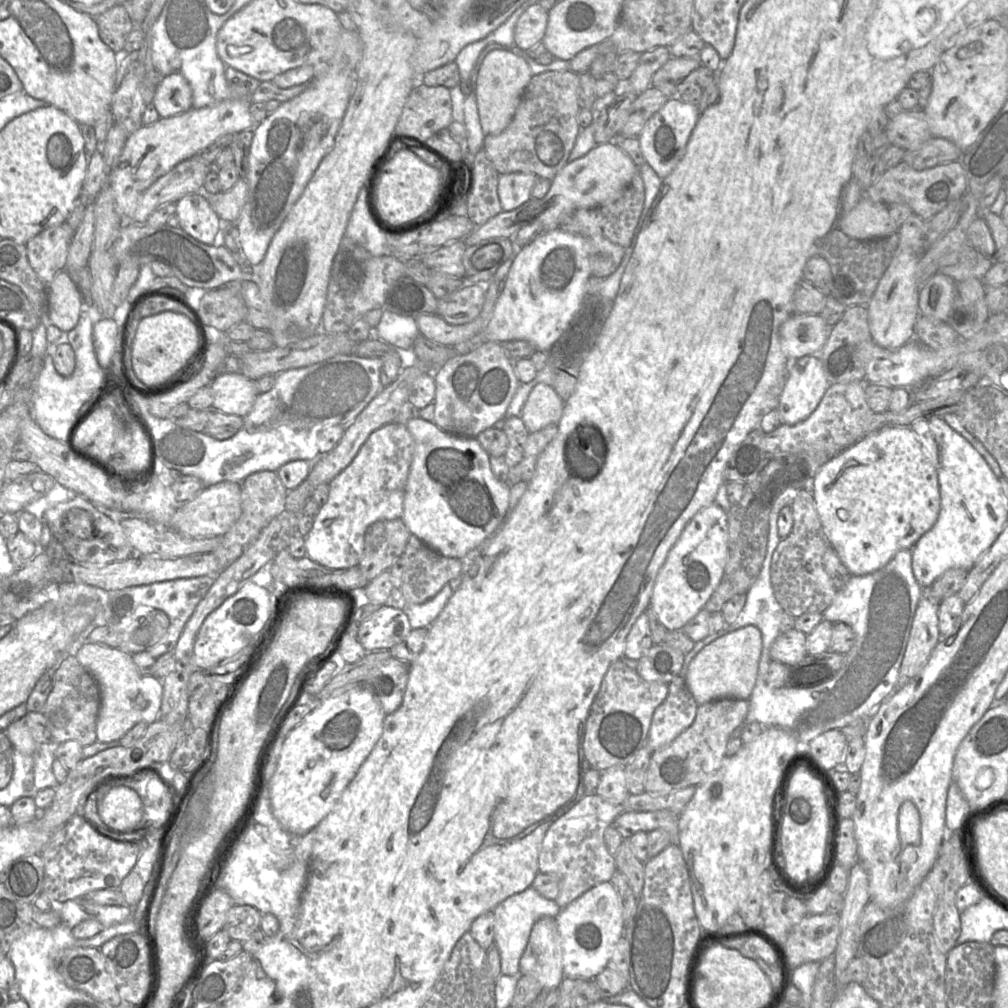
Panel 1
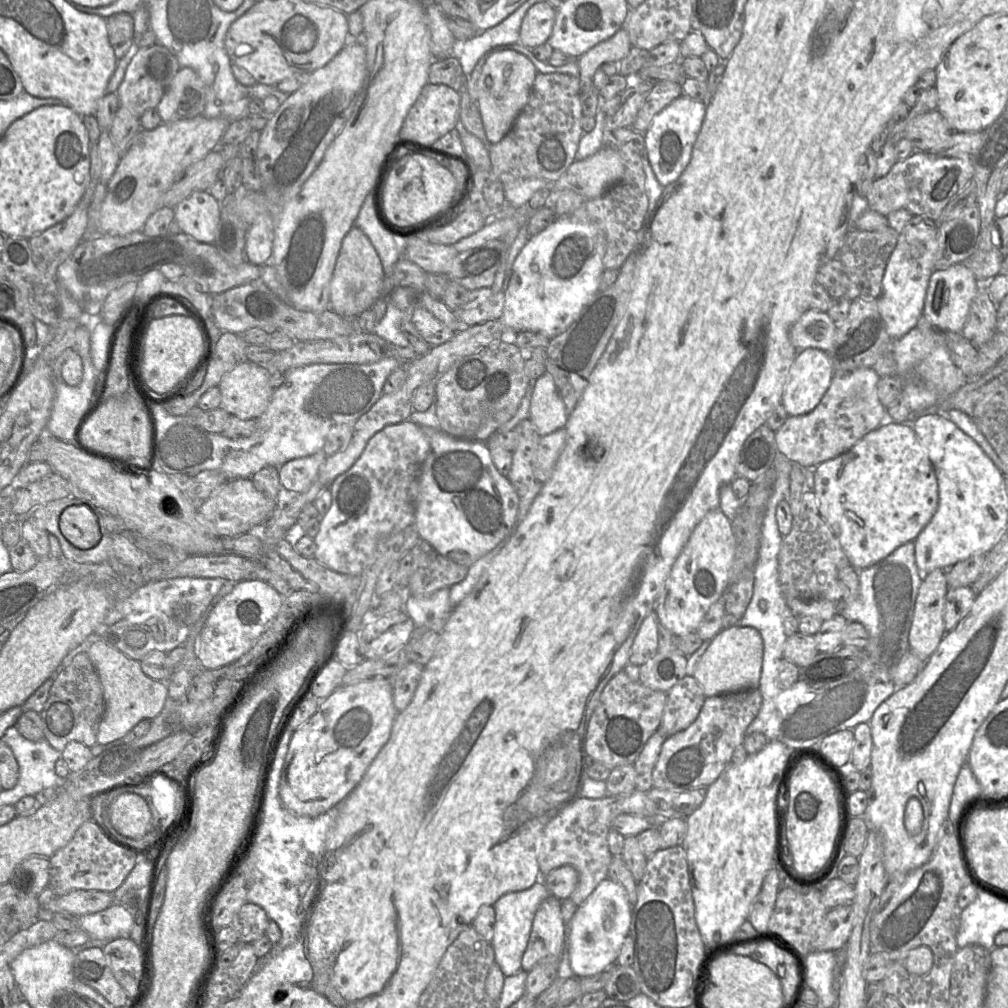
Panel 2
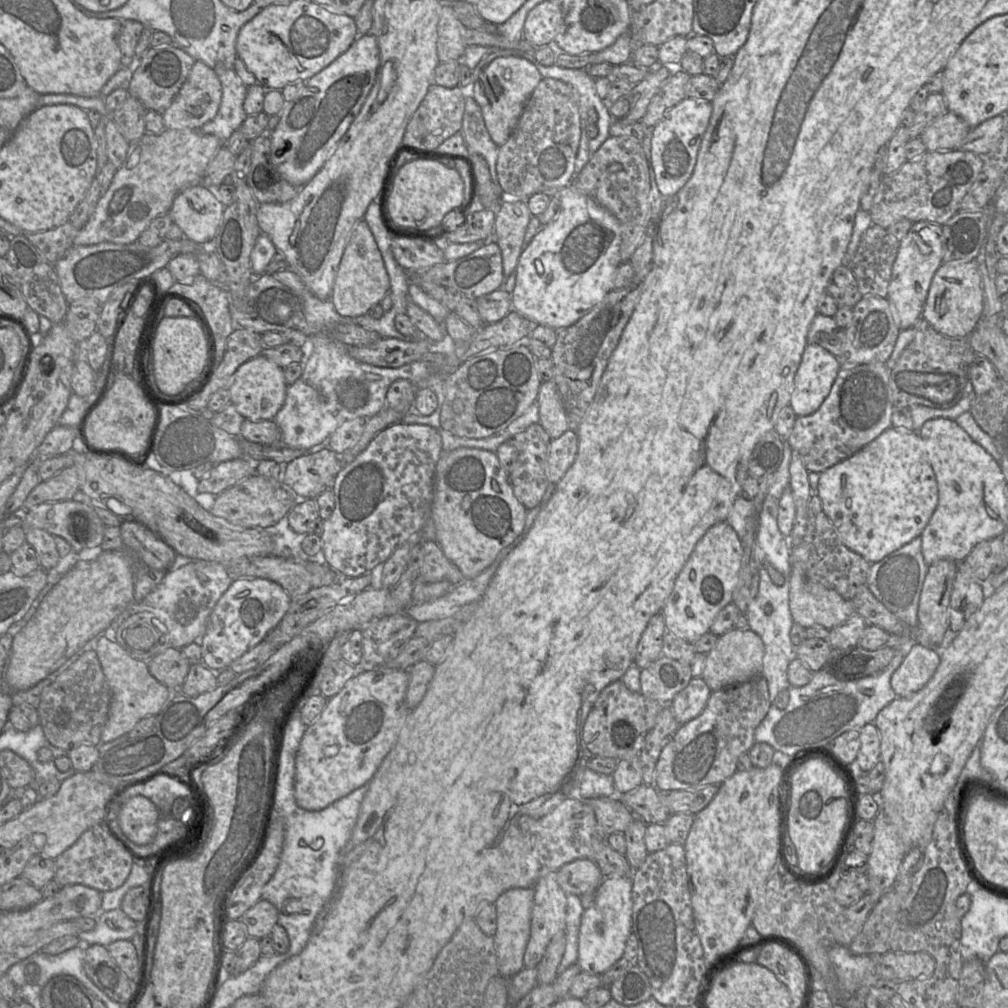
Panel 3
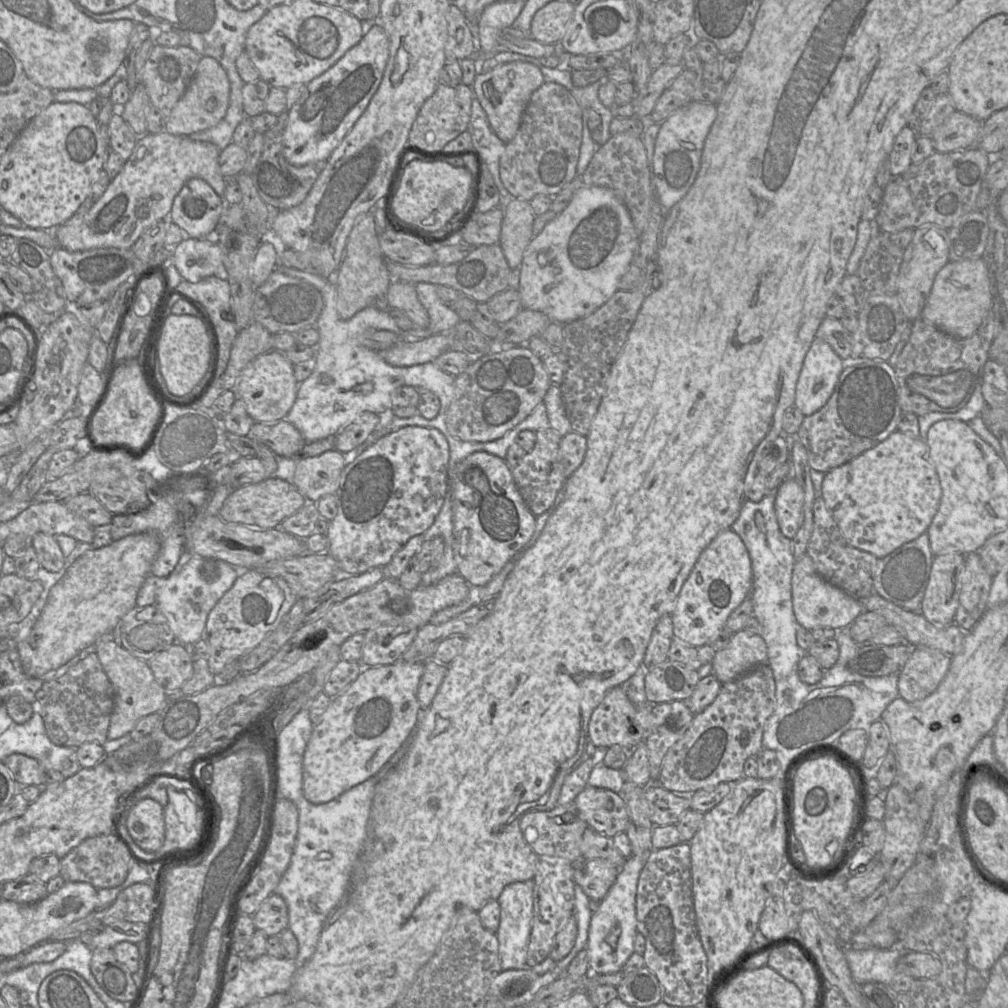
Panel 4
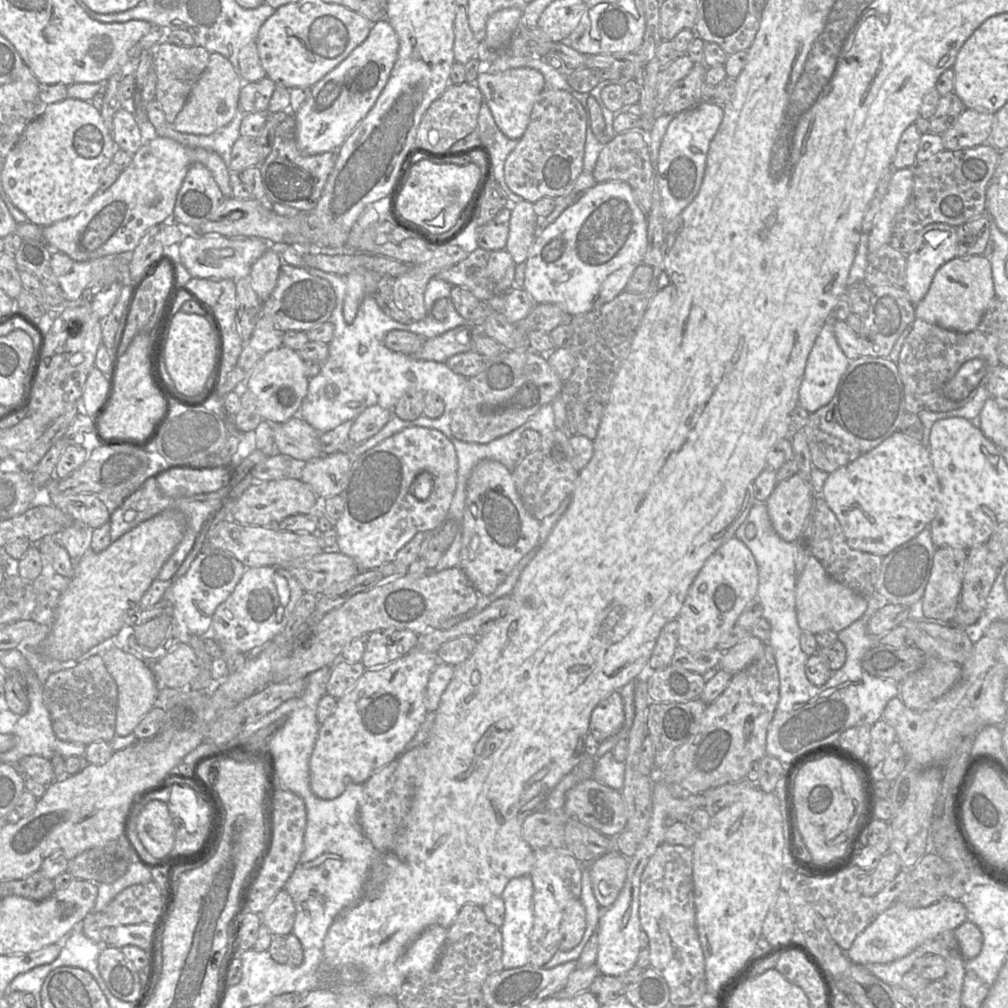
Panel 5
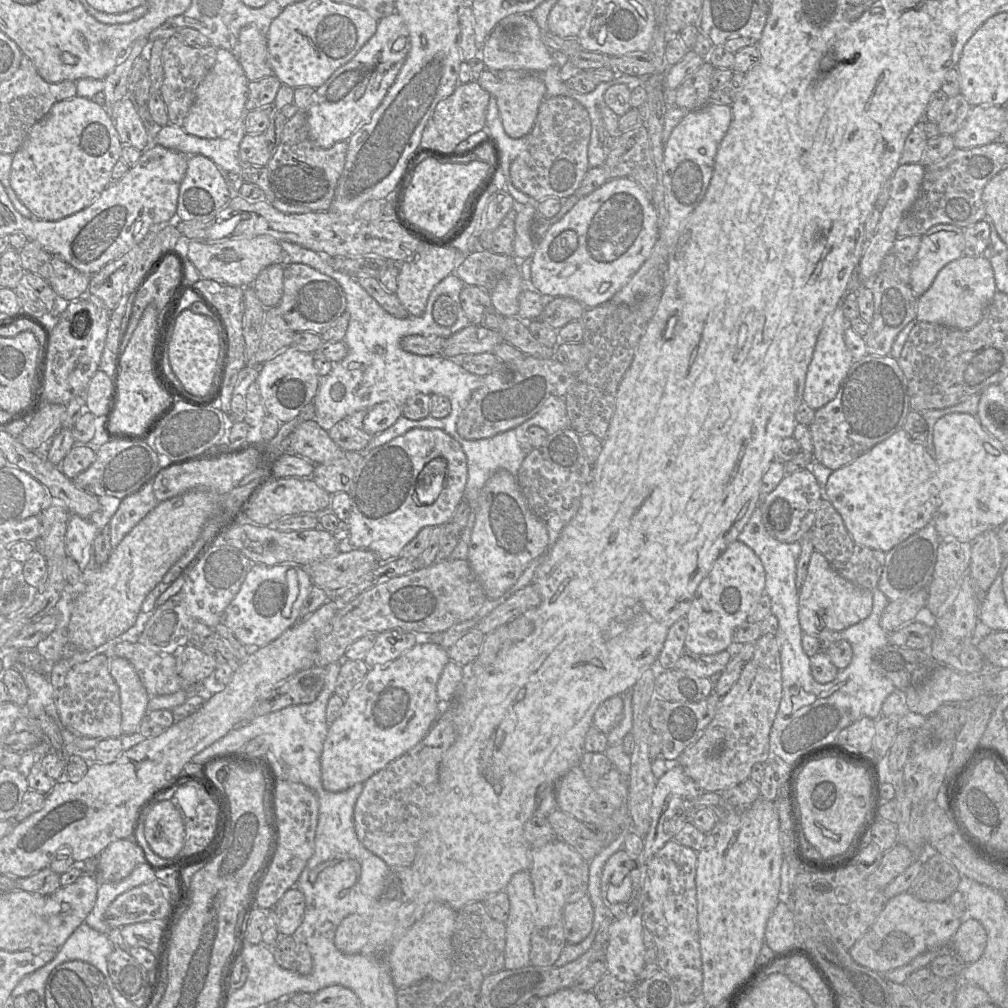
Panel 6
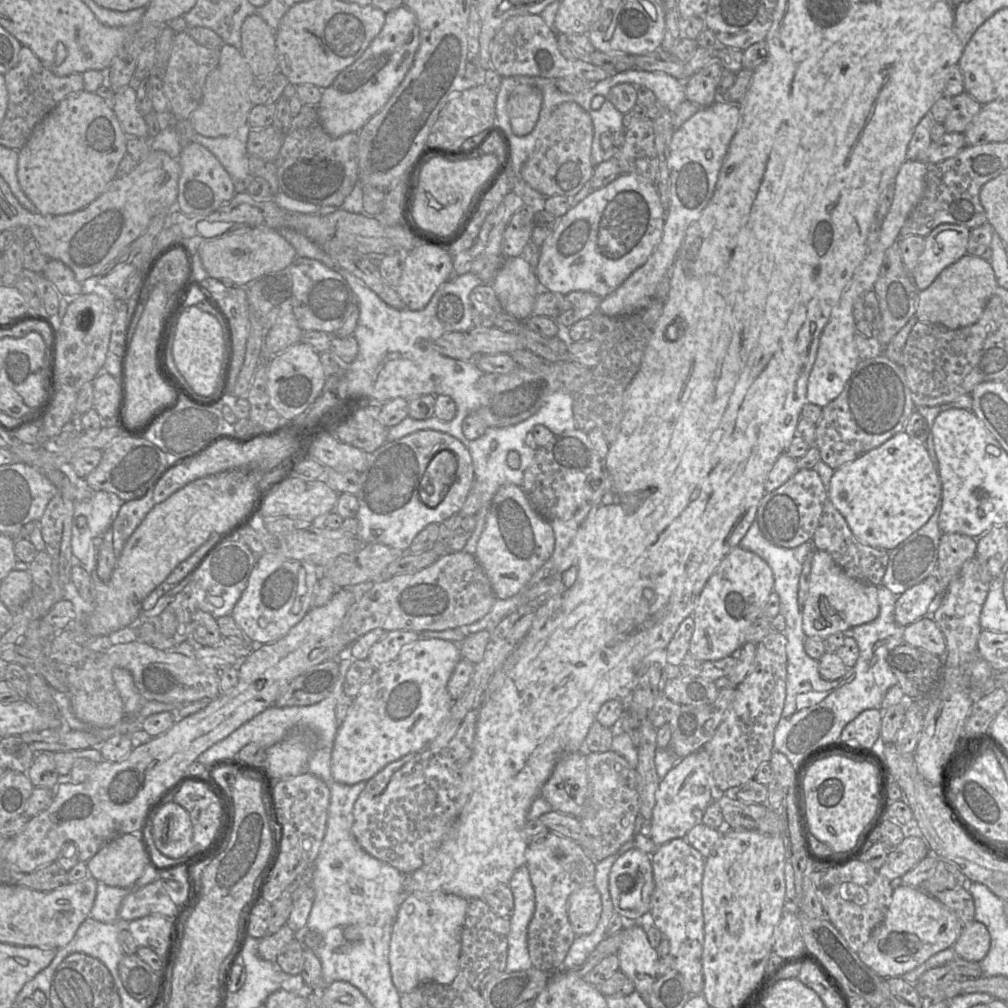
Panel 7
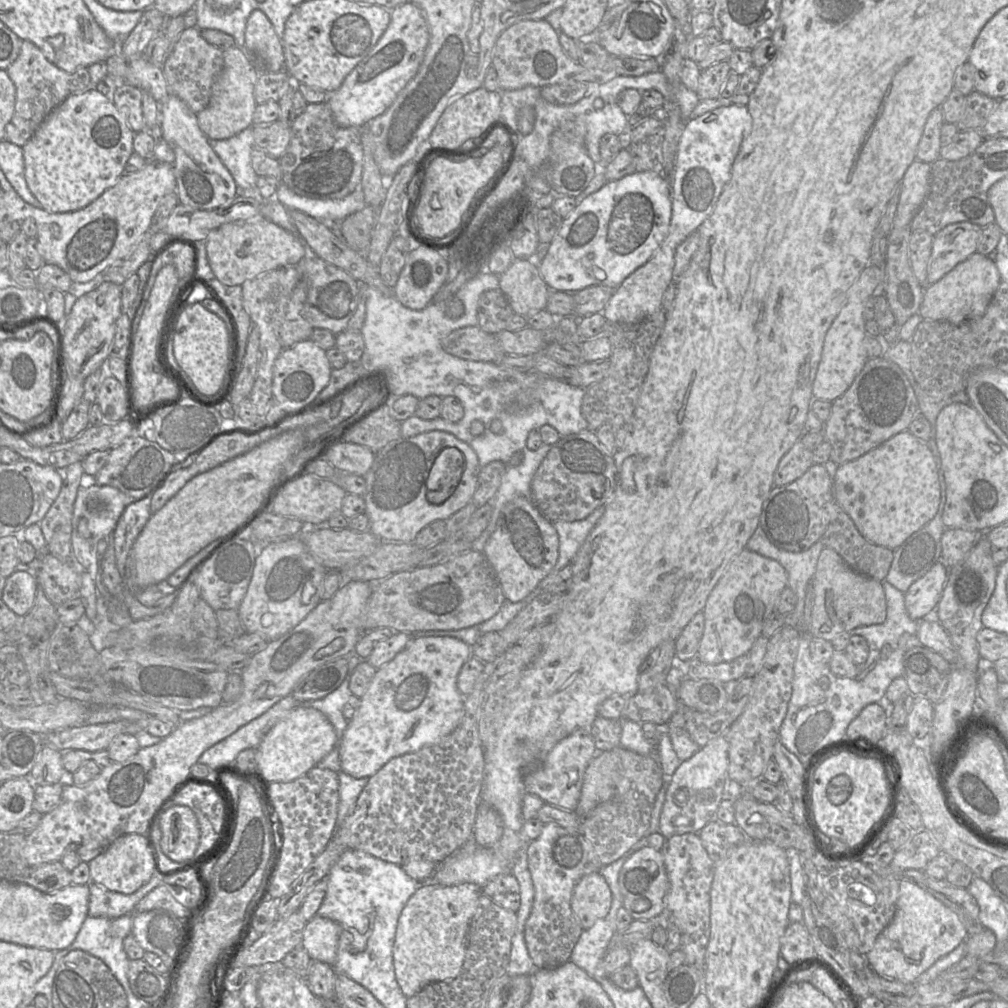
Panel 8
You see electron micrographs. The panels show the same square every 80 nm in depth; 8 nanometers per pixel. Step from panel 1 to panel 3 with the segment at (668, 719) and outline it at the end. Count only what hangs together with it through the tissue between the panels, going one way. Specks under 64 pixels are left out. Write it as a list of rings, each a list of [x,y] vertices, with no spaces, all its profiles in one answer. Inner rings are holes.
[[[693,677],[668,705],[674,717],[684,725],[699,716],[704,710],[712,691],[700,677]]]

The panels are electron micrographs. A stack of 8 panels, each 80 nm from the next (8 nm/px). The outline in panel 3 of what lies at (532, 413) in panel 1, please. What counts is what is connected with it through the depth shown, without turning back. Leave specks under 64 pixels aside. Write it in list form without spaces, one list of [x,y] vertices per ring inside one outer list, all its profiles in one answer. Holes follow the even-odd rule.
[[[554,381],[541,382],[537,403],[539,405],[539,424],[552,439],[559,438],[569,429],[569,424]]]

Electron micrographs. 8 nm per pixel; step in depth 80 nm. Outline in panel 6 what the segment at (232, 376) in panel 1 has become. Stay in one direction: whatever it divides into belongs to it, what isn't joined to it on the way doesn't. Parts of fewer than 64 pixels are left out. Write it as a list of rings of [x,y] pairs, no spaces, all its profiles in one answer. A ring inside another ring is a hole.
[[[287,347],[257,368],[256,382],[265,404],[266,413],[286,423],[313,401],[321,383],[314,365],[314,355],[296,348]]]

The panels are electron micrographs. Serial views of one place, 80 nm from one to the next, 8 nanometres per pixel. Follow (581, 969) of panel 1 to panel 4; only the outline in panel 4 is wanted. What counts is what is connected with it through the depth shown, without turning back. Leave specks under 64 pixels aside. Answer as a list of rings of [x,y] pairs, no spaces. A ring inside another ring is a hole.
[[[650,853],[631,855],[621,866],[614,884],[606,896],[599,901],[599,908],[592,912],[586,945],[591,974],[612,974],[622,967],[634,952],[636,929],[636,893],[640,873]]]

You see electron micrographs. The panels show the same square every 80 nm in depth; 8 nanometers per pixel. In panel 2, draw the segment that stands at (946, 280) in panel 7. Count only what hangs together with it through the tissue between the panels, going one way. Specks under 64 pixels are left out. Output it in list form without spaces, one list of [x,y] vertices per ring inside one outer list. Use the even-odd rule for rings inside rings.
[[[964,264],[934,271],[929,279],[922,315],[941,332],[961,333],[980,284]]]

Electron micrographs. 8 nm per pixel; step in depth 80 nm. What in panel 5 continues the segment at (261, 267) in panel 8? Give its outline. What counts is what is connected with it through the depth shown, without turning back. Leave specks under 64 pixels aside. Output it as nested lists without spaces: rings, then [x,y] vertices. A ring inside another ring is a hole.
[[[186,233],[177,247],[181,264],[192,278],[237,281],[250,275],[251,267],[270,244],[260,238],[233,239],[220,235]]]

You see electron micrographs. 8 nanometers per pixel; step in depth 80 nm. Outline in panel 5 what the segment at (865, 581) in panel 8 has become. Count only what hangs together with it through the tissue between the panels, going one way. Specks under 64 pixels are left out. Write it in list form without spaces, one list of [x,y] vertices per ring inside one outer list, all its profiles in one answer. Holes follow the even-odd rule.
[[[810,556],[796,582],[797,621],[802,631],[814,635],[824,631],[839,633],[861,618],[868,607],[868,599],[831,578],[821,563]]]

